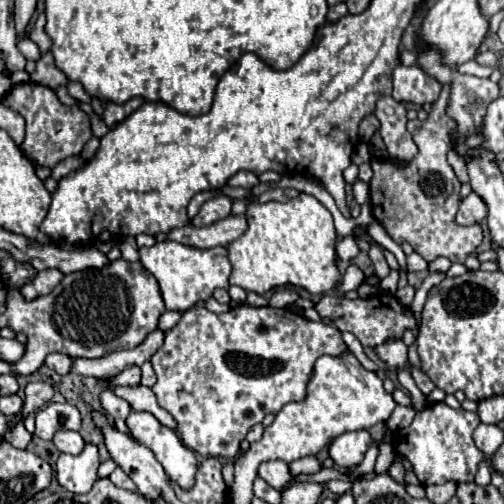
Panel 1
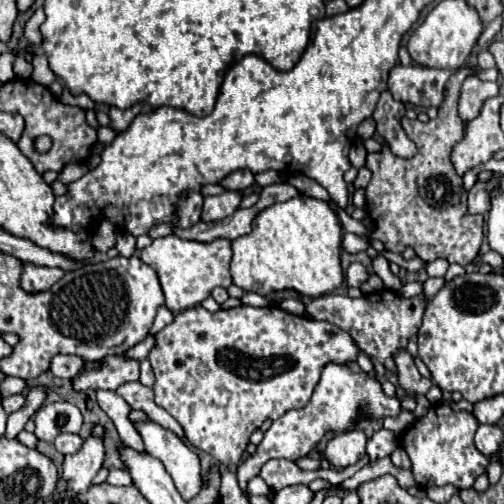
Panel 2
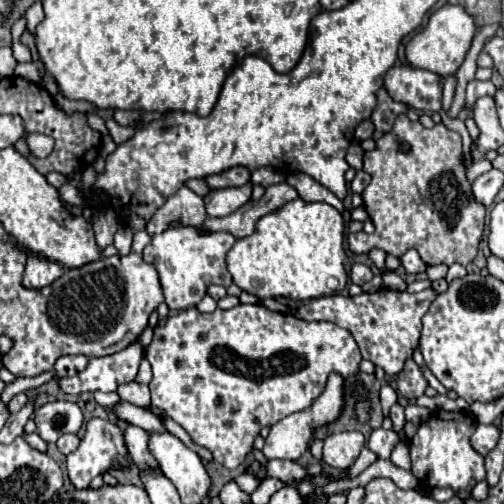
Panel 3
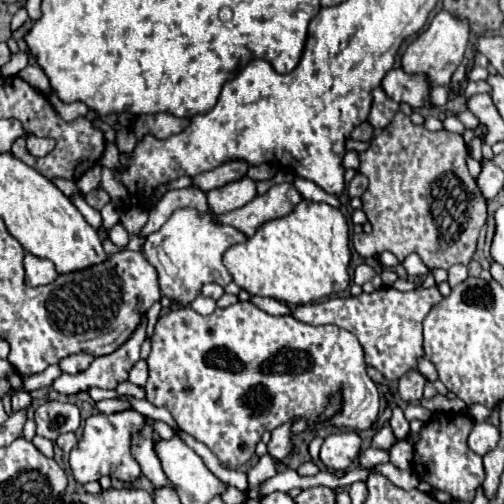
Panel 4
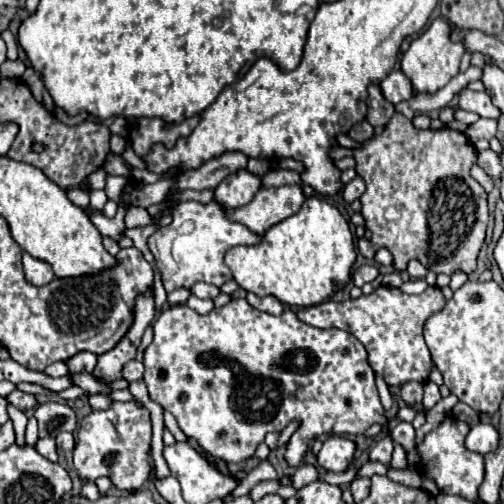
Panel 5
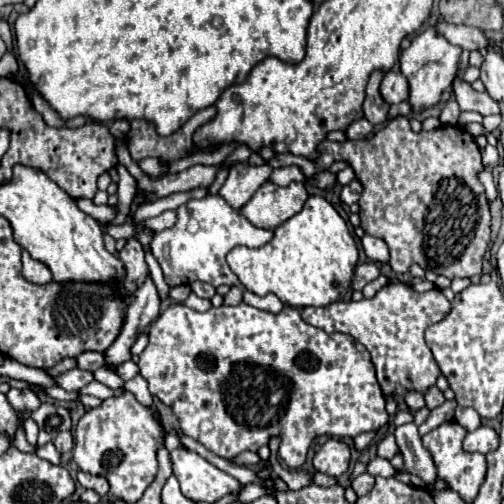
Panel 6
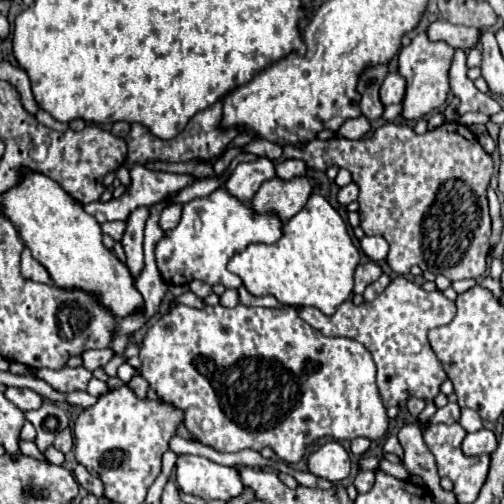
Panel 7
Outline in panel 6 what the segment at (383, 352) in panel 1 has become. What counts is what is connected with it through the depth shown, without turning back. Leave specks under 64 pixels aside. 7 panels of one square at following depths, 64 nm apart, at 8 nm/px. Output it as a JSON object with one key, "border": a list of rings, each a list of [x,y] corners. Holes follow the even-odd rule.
{"border":[[[414,390],[406,392],[404,400],[406,400],[406,404],[408,404],[408,408],[410,408],[412,412],[416,412],[416,410],[420,410],[420,408],[424,406],[424,398],[422,398],[422,394],[420,394],[420,392],[414,392]]]}

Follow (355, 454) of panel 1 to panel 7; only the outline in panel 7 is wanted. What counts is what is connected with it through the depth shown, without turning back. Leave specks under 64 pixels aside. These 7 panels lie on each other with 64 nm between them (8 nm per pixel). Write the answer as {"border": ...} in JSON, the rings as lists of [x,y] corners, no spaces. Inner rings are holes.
{"border":[[[332,440],[308,458],[308,468],[312,474],[320,478],[338,482],[350,474],[350,456],[340,442]]]}

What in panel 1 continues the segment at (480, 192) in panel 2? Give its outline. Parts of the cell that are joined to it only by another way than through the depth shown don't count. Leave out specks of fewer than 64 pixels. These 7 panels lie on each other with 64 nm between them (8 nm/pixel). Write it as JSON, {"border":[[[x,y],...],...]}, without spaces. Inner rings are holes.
{"border":[[[470,192],[468,198],[462,200],[458,214],[456,214],[456,224],[460,226],[472,226],[476,222],[482,222],[488,214],[488,208],[484,208],[484,202],[480,200],[480,196],[476,196],[474,192]]]}

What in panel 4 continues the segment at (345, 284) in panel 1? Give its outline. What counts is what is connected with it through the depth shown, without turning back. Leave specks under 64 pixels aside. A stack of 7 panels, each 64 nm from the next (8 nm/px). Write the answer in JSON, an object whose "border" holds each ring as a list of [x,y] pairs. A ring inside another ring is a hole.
{"border":[[[360,264],[360,266],[356,266],[356,270],[354,270],[354,284],[362,286],[364,282],[372,280],[372,278],[374,278],[374,274],[376,274],[376,272],[374,272],[370,266],[366,266],[366,264]]]}

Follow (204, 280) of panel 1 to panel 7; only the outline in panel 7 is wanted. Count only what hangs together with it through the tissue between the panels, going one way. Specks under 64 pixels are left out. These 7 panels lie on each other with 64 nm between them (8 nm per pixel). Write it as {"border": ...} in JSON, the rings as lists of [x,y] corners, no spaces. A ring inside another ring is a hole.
{"border":[[[220,188],[220,190],[214,190],[208,198],[196,198],[182,206],[180,224],[174,230],[164,232],[164,236],[158,240],[158,244],[154,248],[156,264],[158,264],[162,278],[168,284],[180,286],[180,284],[186,284],[192,280],[202,280],[210,286],[222,282],[226,288],[238,288],[238,286],[242,286],[242,280],[236,274],[230,274],[230,270],[226,268],[228,260],[238,250],[244,250],[248,244],[274,244],[280,238],[280,232],[282,232],[280,220],[268,220],[268,216],[252,216],[252,210],[248,208],[248,204],[236,200],[226,190]]]}

